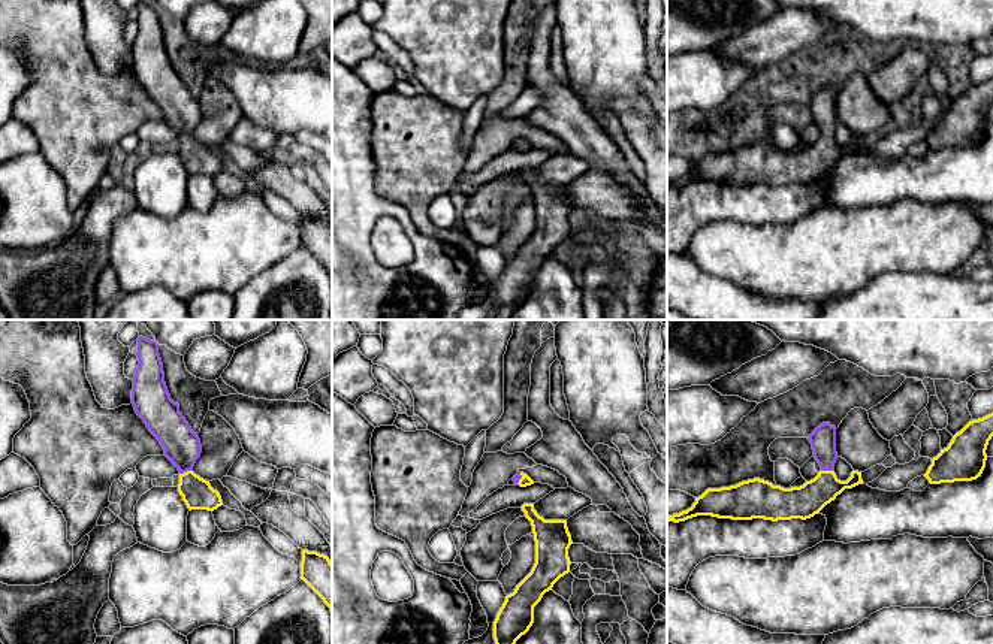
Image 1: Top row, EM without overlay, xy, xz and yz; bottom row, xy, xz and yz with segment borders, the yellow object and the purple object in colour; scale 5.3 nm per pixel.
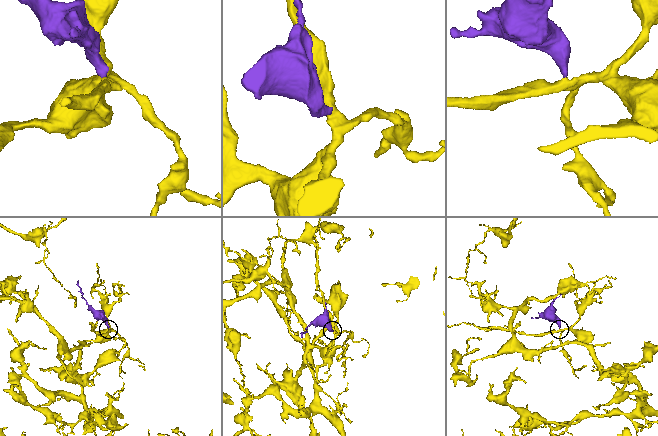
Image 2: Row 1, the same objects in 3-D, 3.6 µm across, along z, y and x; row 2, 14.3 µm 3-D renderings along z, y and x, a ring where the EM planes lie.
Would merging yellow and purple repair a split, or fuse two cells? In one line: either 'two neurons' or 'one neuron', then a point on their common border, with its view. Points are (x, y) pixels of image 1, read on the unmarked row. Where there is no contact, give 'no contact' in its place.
one neuron | xy (187, 136)

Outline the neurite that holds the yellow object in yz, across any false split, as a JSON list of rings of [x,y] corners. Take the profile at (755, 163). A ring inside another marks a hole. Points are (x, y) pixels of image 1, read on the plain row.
[[[820,90],[808,103],[814,123],[820,129],[818,140],[800,152],[784,154],[769,146],[754,143],[736,151],[707,154],[686,176],[667,181],[667,187],[685,187],[697,181],[712,181],[731,185],[791,185],[811,184],[845,154],[863,149],[861,137],[852,136],[846,146],[834,139],[836,93]]]

